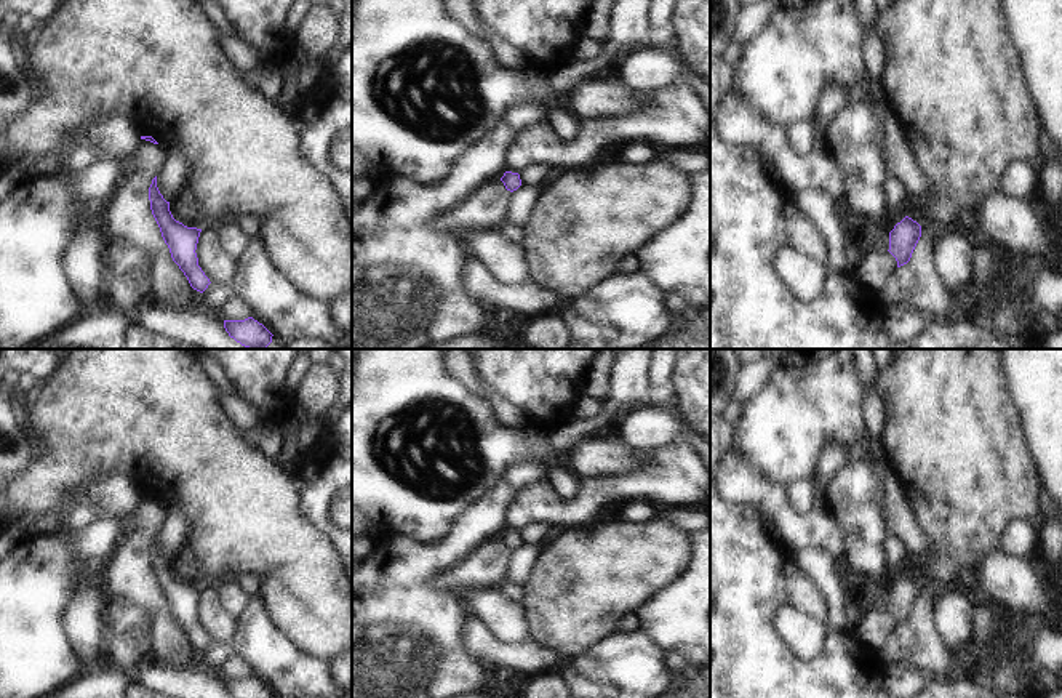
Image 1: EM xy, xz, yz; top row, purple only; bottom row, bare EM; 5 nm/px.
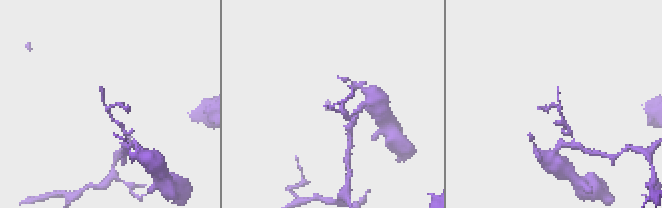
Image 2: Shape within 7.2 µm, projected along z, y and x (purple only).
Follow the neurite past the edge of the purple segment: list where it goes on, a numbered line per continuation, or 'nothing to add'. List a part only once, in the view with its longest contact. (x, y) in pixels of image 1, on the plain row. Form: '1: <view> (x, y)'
nothing to add

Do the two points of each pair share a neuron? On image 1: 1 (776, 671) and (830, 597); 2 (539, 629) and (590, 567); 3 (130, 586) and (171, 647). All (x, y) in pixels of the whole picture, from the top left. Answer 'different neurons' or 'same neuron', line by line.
1: different neurons
2: same neuron
3: same neuron

